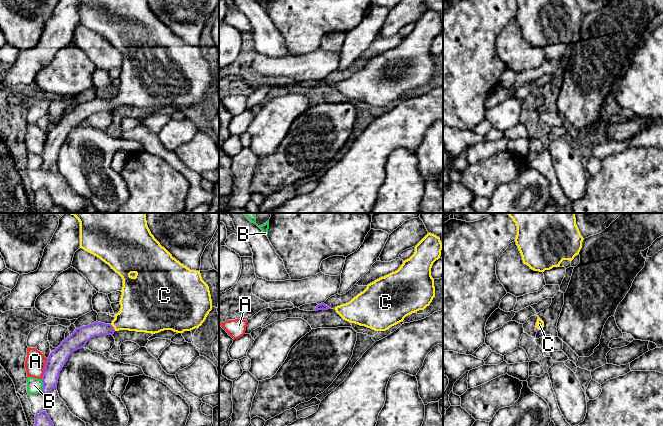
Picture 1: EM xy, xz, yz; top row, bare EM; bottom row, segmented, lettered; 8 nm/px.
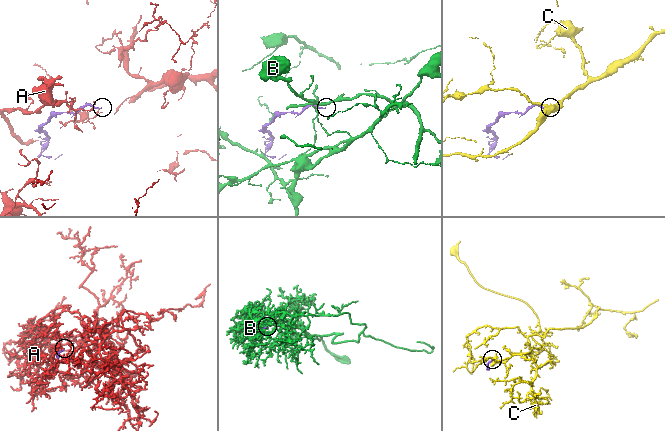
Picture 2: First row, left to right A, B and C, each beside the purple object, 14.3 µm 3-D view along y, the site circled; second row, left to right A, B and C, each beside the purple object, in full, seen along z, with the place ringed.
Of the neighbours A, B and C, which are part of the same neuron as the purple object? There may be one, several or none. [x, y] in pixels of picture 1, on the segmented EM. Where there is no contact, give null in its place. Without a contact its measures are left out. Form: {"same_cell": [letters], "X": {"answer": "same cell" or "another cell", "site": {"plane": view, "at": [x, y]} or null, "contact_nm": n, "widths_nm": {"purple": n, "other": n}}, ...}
{"same_cell": ["C"], "A": {"answer": "another cell", "site": {"plane": "xy", "at": [44, 368]}, "contact_nm": 180, "widths_nm": {"purple": 150, "other": 160}}, "B": {"answer": "another cell", "site": {"plane": "xy", "at": [43, 386]}, "contact_nm": 110, "widths_nm": {"purple": 150, "other": 130}}, "C": {"answer": "same cell", "site": {"plane": "xy", "at": [113, 327]}, "contact_nm": 70, "widths_nm": {"purple": 130, "other": 320}}}

